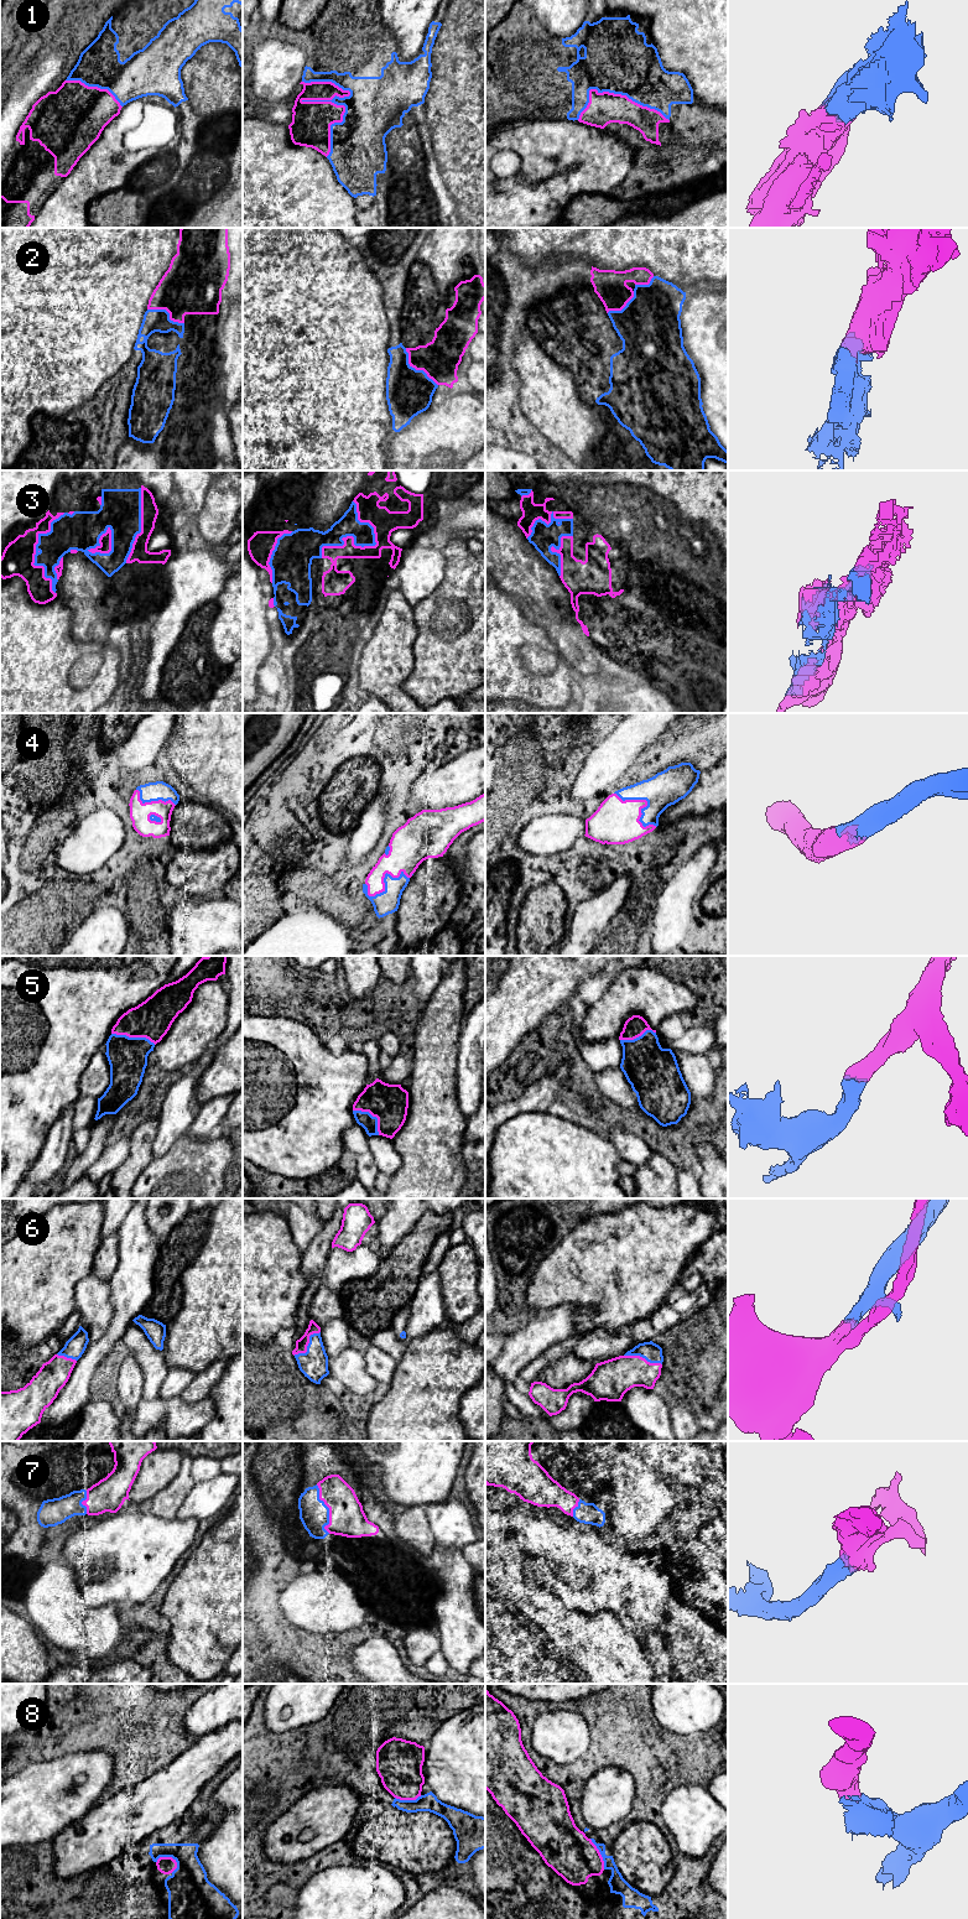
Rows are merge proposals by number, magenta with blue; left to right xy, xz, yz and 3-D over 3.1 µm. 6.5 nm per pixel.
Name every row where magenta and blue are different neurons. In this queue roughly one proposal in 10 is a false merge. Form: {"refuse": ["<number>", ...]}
{"refuse": ["3"]}

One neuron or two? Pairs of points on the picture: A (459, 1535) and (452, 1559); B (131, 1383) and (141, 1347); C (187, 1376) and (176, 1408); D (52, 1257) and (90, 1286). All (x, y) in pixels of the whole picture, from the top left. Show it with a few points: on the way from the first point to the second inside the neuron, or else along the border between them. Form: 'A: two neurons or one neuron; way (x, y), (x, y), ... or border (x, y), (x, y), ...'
A: two neurons; border (435, 1544), (446, 1550), (461, 1550)
B: two neurons; border (129, 1351), (140, 1368), (144, 1392)
C: two neurons; border (180, 1395), (172, 1399), (159, 1398)
D: two neurons; border (90, 1272), (74, 1288), (74, 1308)

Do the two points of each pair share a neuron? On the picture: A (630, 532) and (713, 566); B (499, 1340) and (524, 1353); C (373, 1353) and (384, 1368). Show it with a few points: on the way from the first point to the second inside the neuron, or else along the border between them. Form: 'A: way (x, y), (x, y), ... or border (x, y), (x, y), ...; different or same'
A: border (692, 565), (700, 576); different
B: border (509, 1336), (498, 1355); different
C: way (375, 1357), (381, 1364); same

